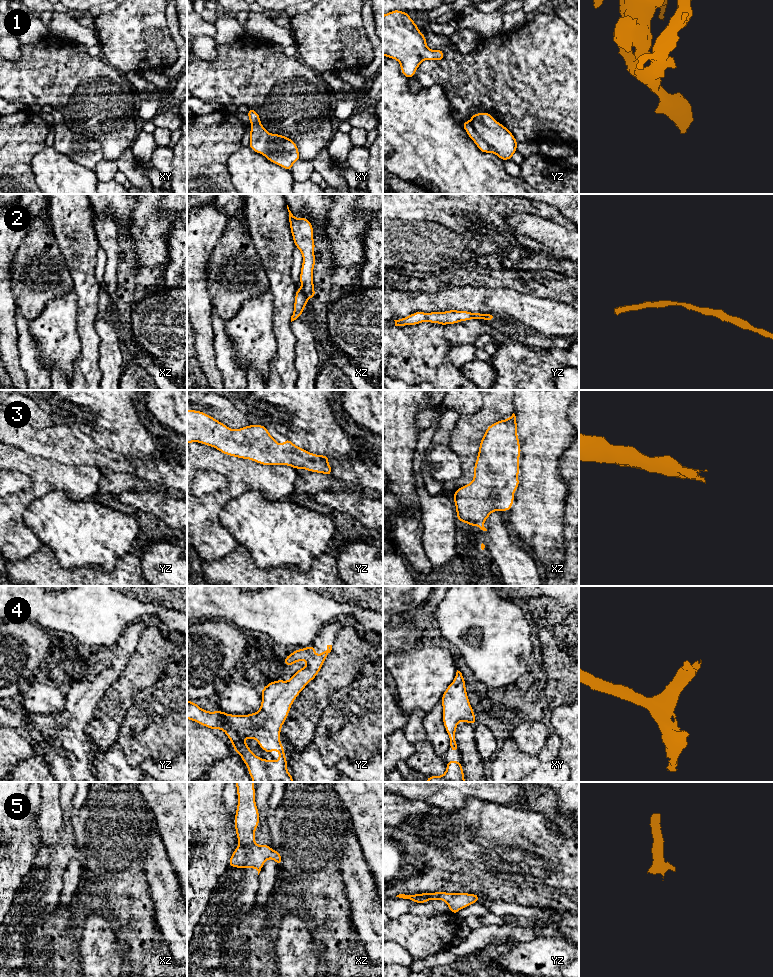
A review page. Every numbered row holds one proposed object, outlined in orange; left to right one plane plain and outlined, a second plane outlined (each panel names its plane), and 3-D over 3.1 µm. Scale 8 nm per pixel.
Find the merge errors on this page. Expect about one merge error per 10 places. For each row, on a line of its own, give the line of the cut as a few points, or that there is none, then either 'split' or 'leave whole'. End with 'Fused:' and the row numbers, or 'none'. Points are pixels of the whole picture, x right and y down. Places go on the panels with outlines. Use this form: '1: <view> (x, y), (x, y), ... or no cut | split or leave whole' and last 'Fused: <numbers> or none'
1: no cut | leave whole
2: no cut | leave whole
3: no cut | leave whole
4: no cut | leave whole
5: no cut | leave whole
Fused: none

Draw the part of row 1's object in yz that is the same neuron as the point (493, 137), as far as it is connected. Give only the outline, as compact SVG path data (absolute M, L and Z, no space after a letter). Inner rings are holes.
M488 112L472 114L471 120L463 122L462 126L483 153L493 153L504 161L517 152L514 135Z

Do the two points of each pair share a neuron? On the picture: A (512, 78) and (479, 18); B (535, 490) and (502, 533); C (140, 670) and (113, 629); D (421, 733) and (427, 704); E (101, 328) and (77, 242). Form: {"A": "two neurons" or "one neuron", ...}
{"A": "two neurons", "B": "two neurons", "C": "two neurons", "D": "two neurons", "E": "two neurons"}

